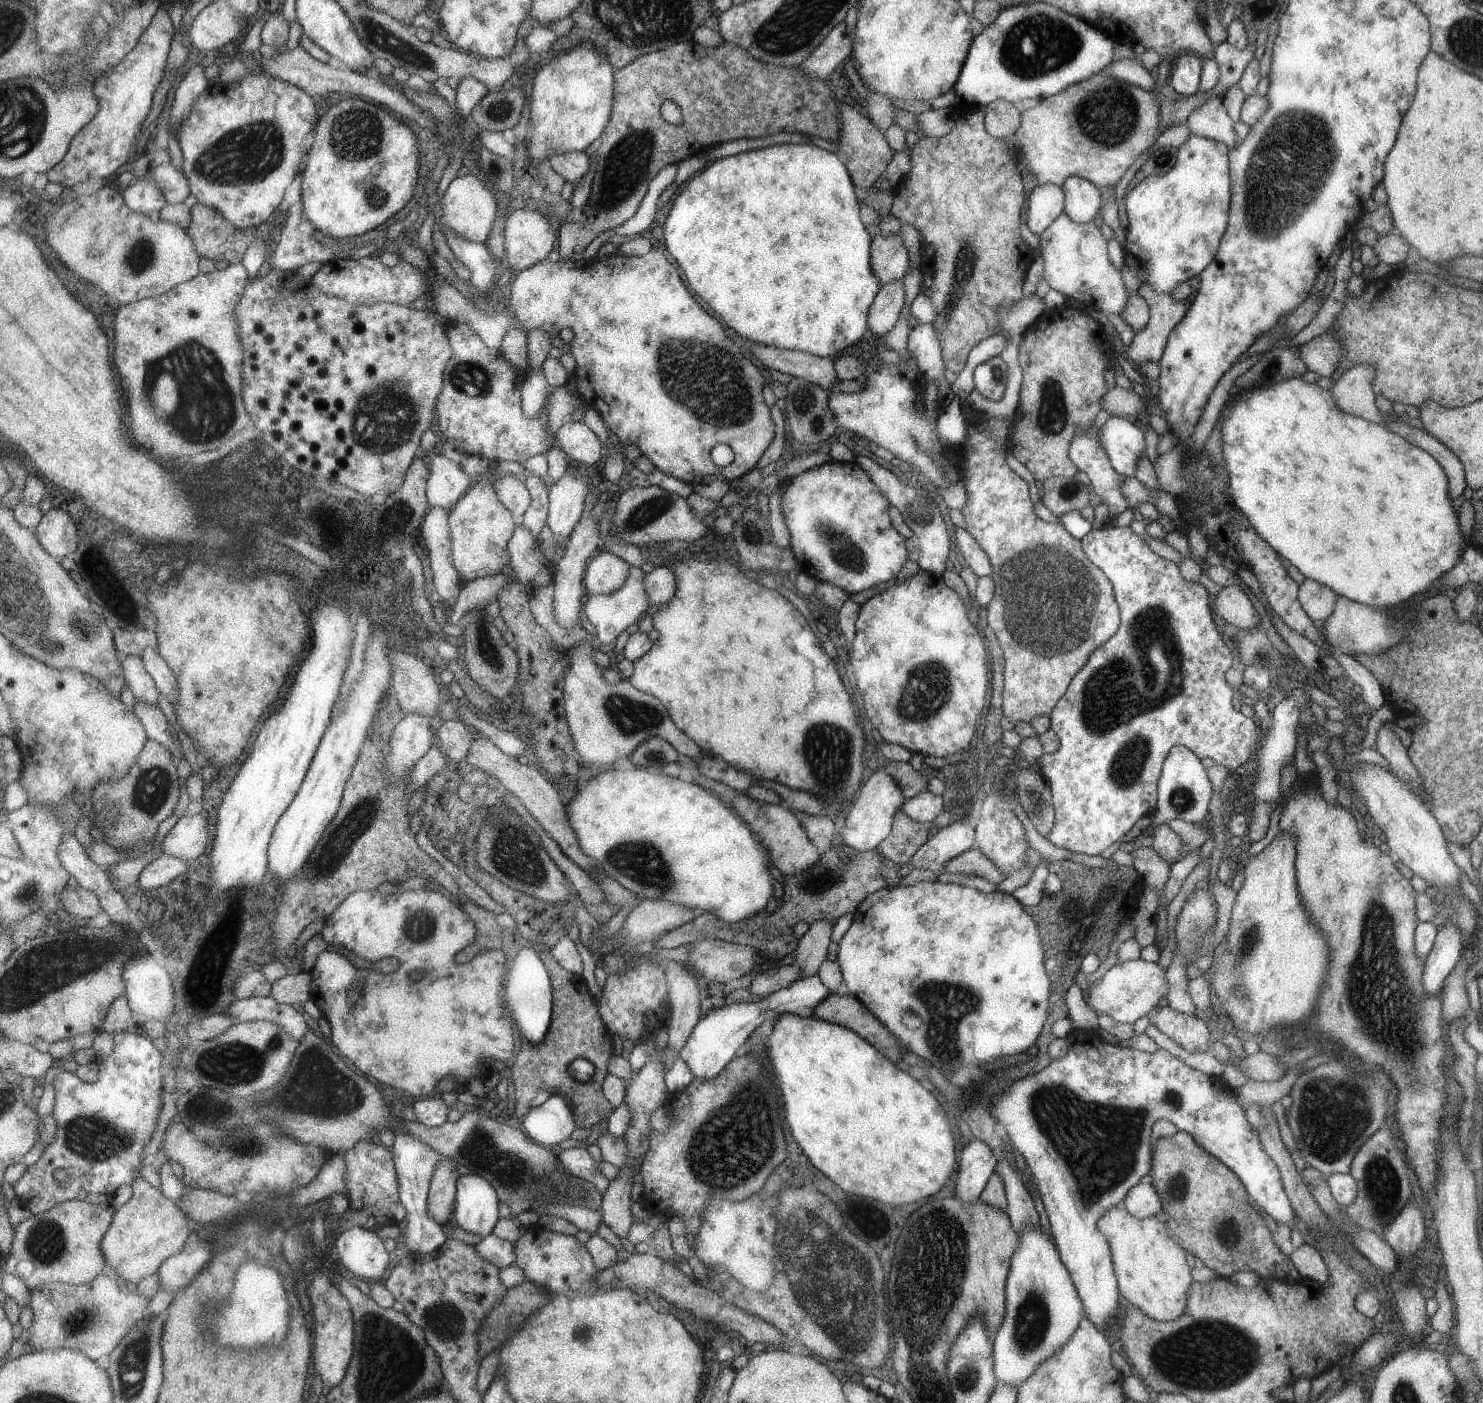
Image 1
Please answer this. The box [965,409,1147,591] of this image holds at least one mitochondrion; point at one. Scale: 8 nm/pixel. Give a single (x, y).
(1071, 490)

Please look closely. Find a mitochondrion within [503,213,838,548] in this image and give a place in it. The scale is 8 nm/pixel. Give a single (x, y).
(708, 380)

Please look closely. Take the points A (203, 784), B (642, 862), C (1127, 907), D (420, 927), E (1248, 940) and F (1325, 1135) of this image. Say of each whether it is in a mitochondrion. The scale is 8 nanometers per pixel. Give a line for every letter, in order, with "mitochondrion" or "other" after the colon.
A: other
B: mitochondrion
C: other
D: mitochondrion
E: mitochondrion
F: mitochondrion

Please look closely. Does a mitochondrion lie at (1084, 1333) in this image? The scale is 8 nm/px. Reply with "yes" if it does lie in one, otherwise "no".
no

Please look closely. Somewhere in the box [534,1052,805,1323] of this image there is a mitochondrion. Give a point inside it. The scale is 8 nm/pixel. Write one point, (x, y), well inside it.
(733, 1143)

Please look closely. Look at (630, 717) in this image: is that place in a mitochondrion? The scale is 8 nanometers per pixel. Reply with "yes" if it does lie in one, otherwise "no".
yes

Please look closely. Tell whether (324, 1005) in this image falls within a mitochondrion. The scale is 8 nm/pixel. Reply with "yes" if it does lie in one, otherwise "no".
no

